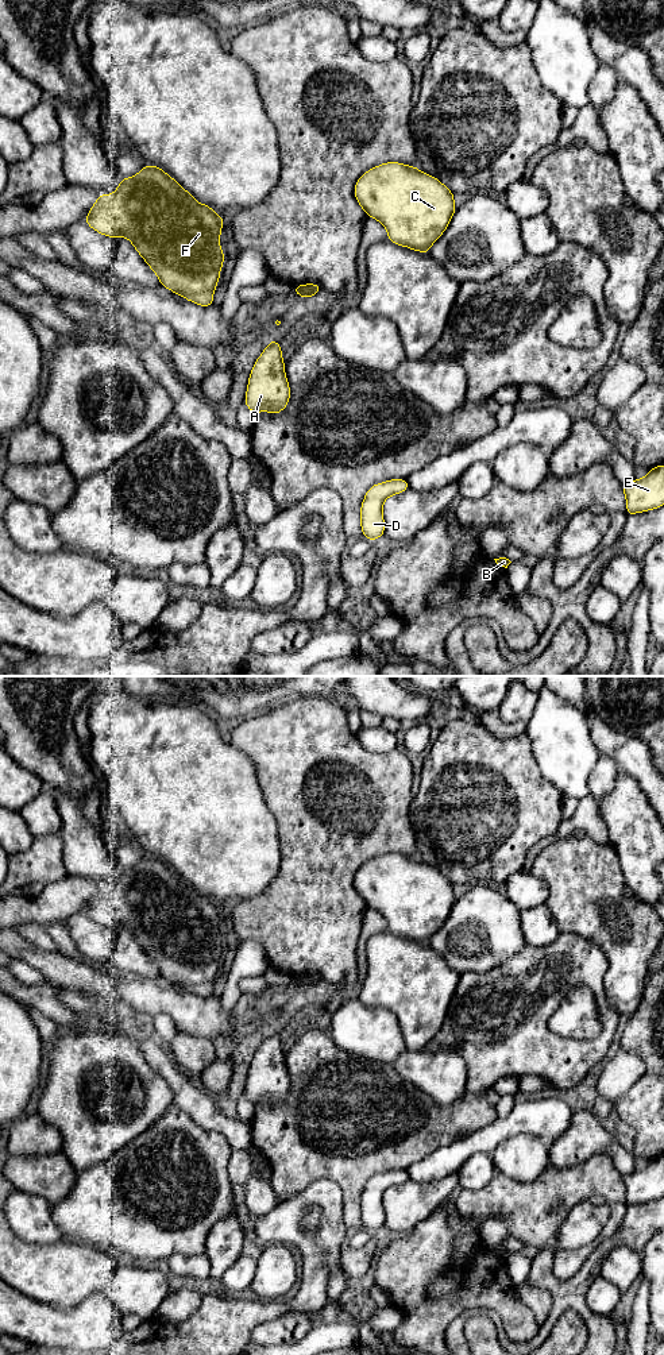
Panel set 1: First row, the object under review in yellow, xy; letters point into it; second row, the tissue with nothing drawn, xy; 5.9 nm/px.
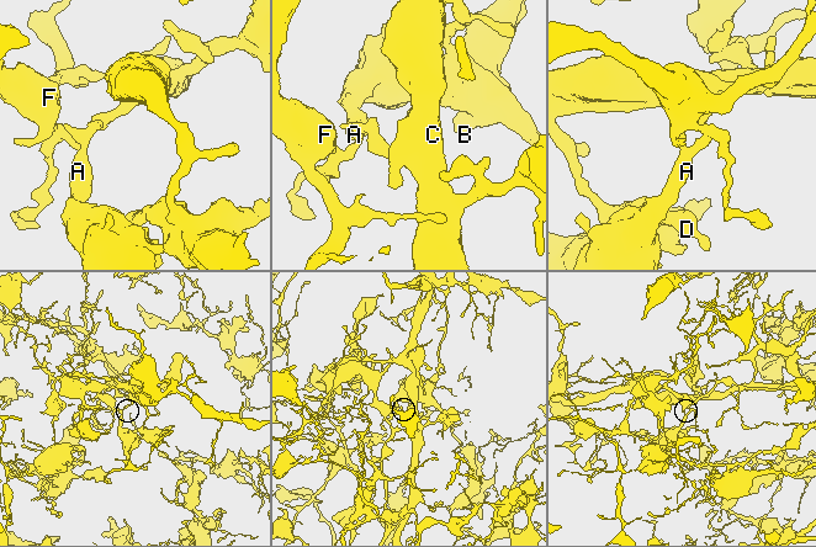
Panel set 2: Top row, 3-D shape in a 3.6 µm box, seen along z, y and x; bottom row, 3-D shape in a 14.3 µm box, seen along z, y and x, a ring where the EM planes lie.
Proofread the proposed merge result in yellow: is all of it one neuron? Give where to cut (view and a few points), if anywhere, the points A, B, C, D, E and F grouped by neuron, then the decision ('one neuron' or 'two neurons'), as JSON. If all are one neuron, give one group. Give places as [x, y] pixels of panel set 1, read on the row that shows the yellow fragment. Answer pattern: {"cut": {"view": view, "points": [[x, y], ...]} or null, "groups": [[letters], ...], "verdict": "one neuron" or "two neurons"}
{"cut": {"view": "xy", "points": [[294, 286], [300, 292], [313, 294]]}, "groups": [["A", "F"], ["B", "C", "D", "E"]], "verdict": "two neurons"}

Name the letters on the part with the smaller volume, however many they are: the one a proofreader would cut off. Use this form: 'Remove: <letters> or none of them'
Remove: B, C, D, E

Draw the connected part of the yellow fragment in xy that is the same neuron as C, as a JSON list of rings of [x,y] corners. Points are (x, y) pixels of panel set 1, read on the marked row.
[[[386,162],[367,170],[356,181],[354,194],[366,215],[386,228],[387,240],[424,254],[444,233],[458,208],[455,194],[441,181],[399,162]]]

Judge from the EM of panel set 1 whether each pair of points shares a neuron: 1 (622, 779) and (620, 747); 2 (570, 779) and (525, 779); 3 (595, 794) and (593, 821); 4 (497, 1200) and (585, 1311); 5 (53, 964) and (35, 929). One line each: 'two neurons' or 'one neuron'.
1: two neurons
2: two neurons
3: two neurons
4: two neurons
5: two neurons

